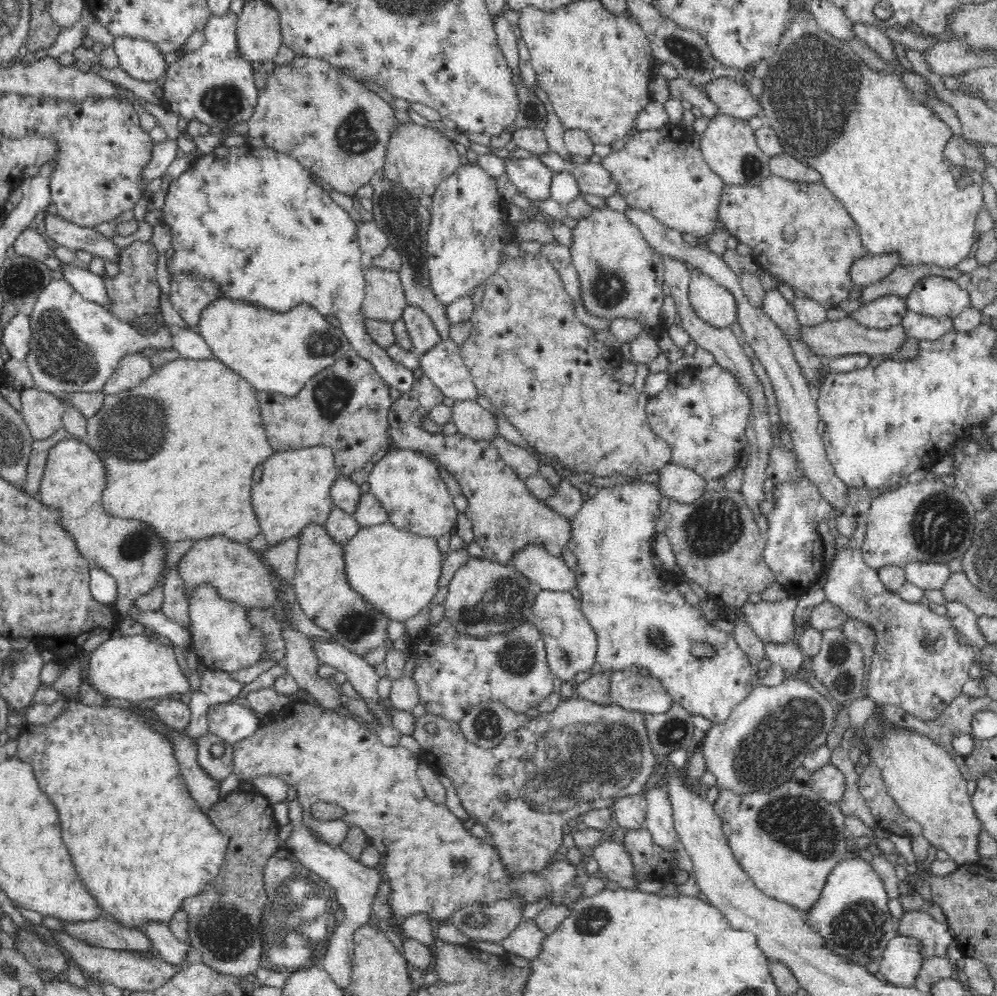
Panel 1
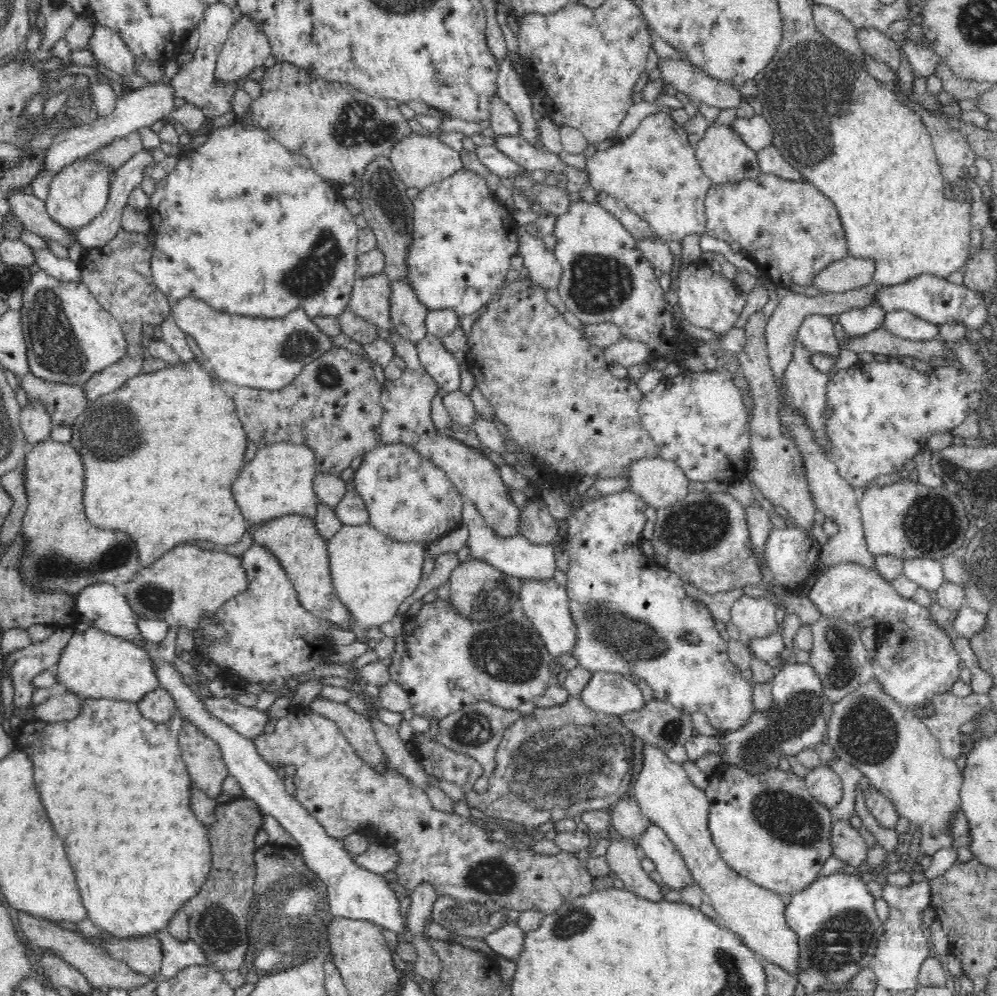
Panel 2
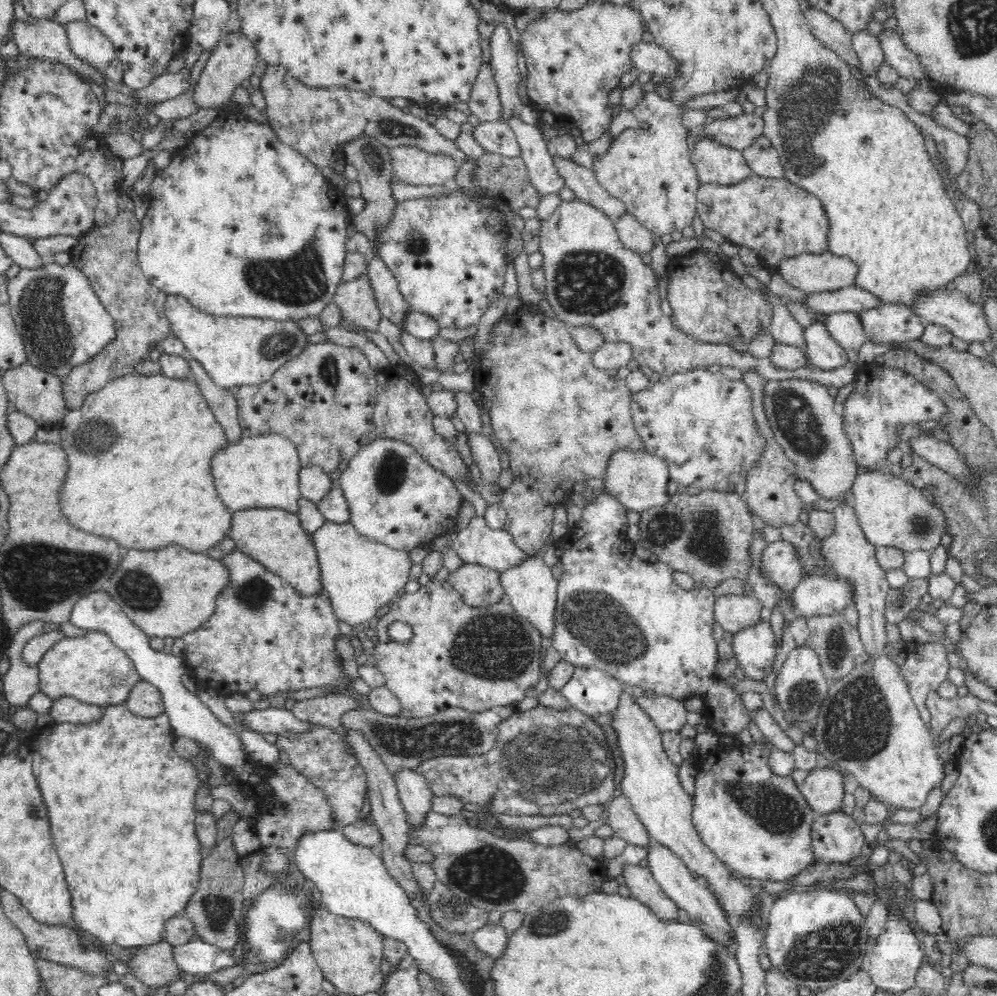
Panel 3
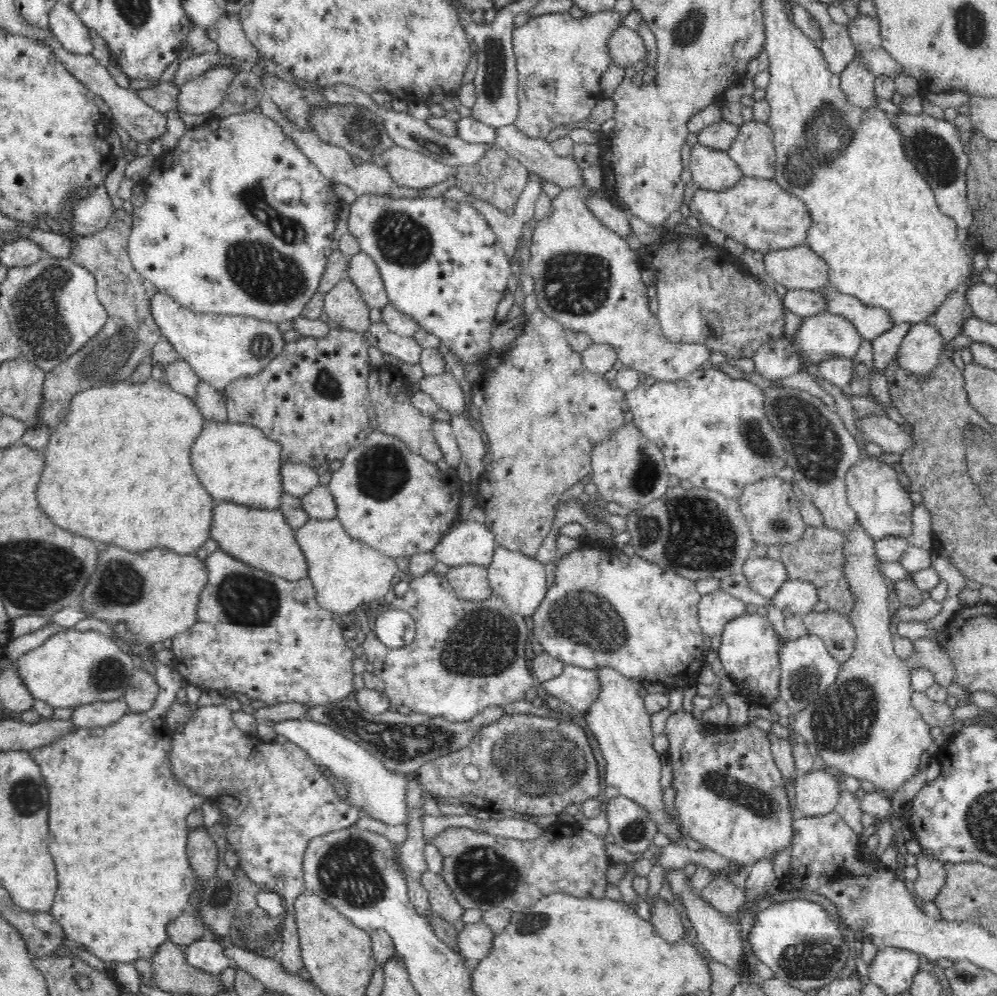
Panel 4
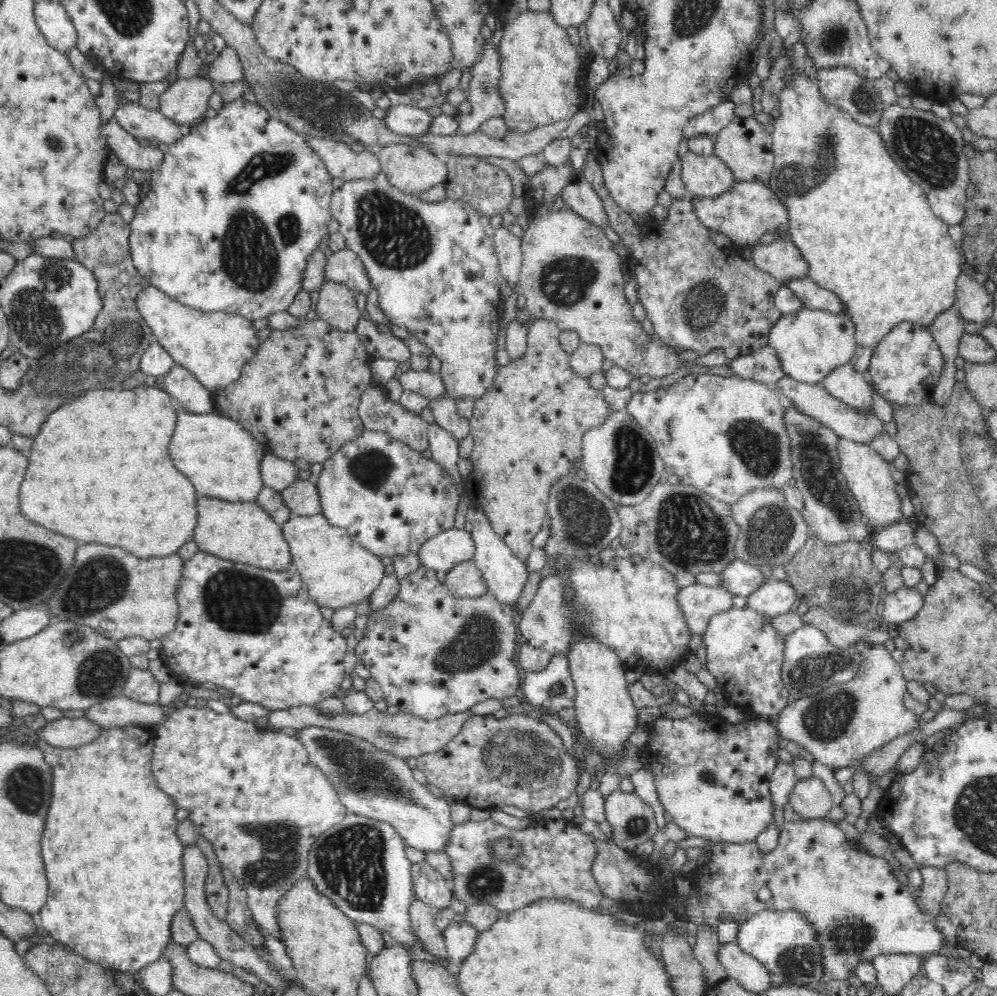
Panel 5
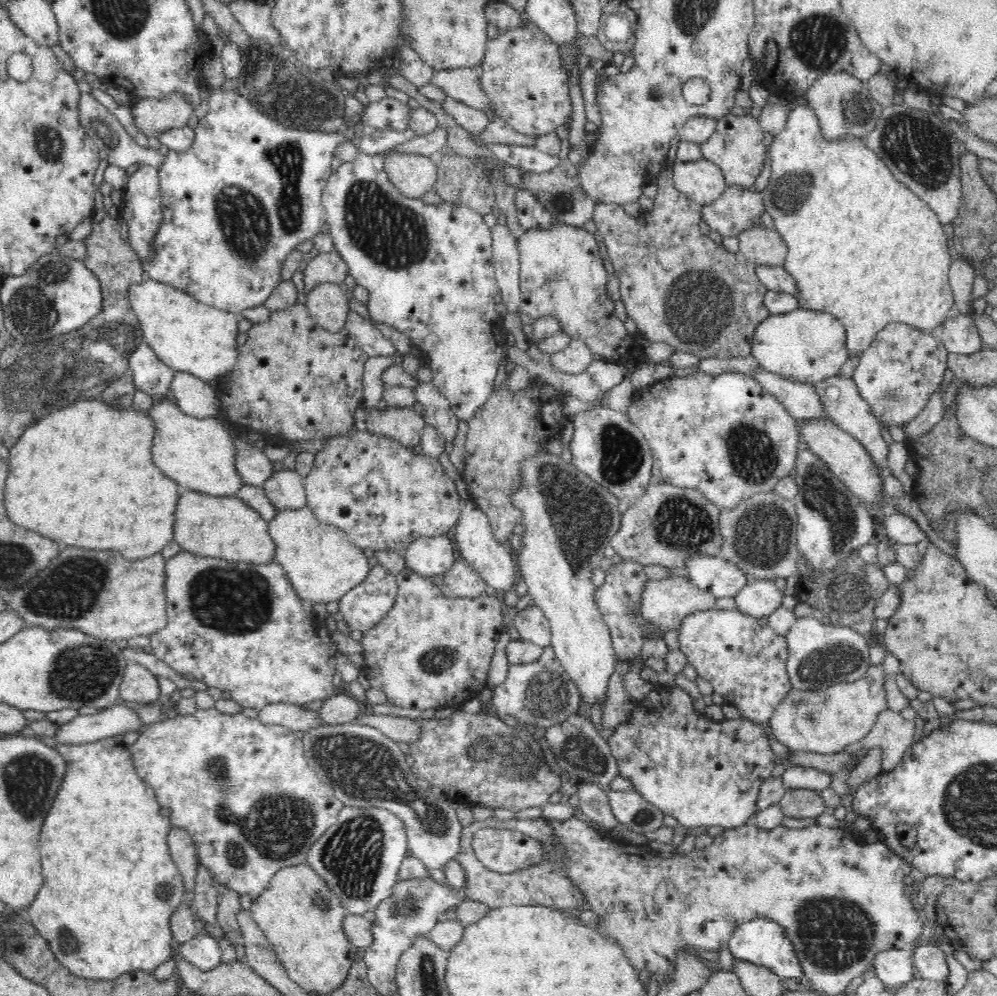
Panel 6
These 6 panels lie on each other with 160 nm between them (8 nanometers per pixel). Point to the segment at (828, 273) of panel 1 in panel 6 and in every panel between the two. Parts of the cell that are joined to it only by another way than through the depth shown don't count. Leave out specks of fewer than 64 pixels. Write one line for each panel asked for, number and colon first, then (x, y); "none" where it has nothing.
2: (791, 231)
3: (777, 219)
4: (759, 213)
5: (748, 210)
6: (736, 208)

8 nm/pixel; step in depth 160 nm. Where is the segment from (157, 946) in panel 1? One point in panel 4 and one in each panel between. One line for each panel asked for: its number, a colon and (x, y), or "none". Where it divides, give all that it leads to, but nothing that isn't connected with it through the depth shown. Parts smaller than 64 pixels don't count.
2: (177, 955)
3: (197, 957)
4: (205, 954)

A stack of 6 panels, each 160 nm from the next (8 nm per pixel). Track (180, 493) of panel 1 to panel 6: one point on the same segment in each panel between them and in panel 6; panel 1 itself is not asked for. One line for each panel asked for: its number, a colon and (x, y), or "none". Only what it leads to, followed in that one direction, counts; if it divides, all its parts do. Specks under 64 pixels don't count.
2: (159, 454)
3: (138, 452)
4: (128, 445)
5: (98, 471)
6: (84, 476)

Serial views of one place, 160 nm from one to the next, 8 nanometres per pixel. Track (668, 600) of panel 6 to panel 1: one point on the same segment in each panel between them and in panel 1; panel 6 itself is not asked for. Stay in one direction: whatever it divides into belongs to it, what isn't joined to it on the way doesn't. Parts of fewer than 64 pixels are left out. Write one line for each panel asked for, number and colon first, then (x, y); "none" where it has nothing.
1: (771, 621)
2: (753, 617)
3: (733, 613)
4: (715, 610)
5: (698, 602)

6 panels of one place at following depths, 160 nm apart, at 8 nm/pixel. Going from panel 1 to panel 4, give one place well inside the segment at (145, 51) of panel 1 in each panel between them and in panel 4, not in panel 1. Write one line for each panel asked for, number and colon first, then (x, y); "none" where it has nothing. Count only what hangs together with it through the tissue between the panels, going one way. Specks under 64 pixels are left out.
2: (108, 49)
3: (86, 41)
4: (71, 32)

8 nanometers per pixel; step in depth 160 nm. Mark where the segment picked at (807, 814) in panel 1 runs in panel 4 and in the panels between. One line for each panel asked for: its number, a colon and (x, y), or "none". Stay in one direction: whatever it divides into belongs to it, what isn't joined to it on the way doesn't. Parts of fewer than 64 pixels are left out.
2: (768, 828)
3: (757, 823)
4: (732, 799)

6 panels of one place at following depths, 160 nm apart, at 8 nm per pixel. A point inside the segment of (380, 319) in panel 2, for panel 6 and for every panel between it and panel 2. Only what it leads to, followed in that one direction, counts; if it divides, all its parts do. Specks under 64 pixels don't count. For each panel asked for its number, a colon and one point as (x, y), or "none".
3: (355, 300)
4: (343, 303)
5: (336, 305)
6: (327, 304)

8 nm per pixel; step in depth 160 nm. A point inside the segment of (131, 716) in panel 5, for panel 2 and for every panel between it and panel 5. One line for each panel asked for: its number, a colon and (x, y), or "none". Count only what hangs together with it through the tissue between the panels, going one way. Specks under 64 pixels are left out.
2: (57, 708)
3: (67, 709)
4: (97, 714)

